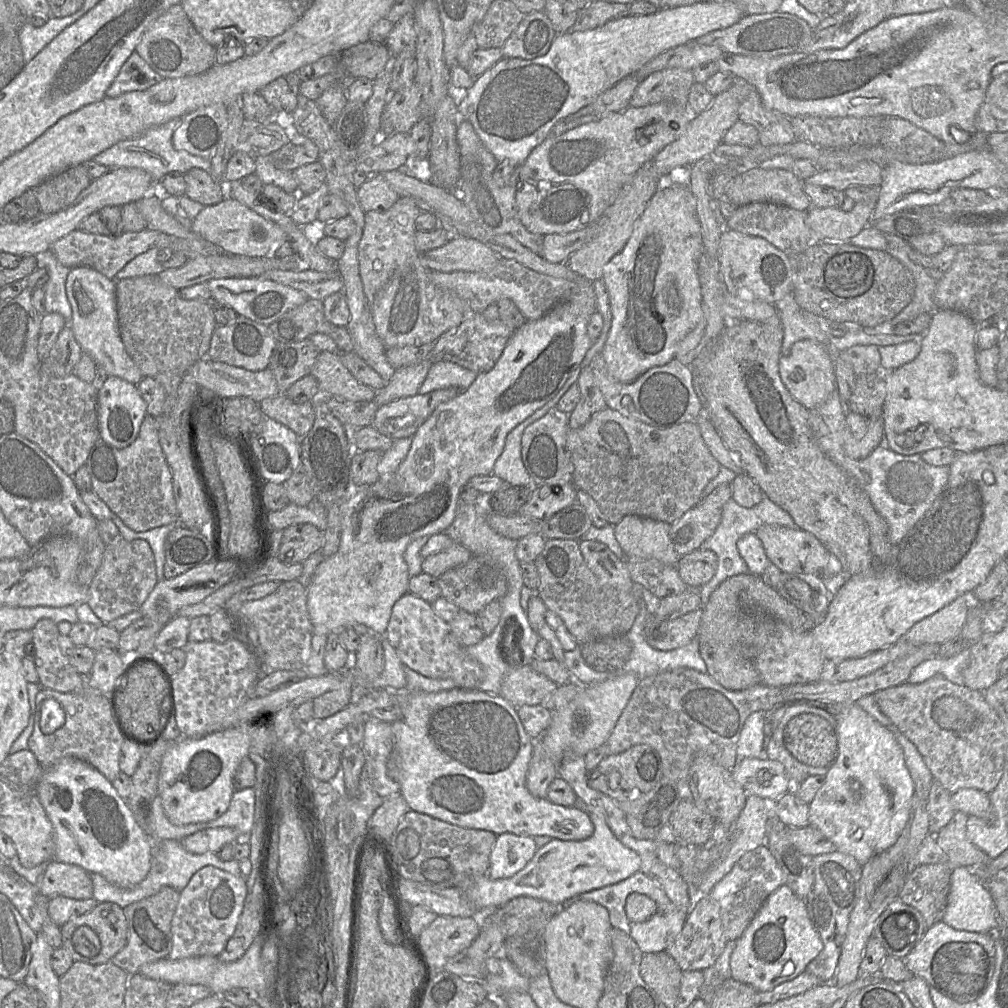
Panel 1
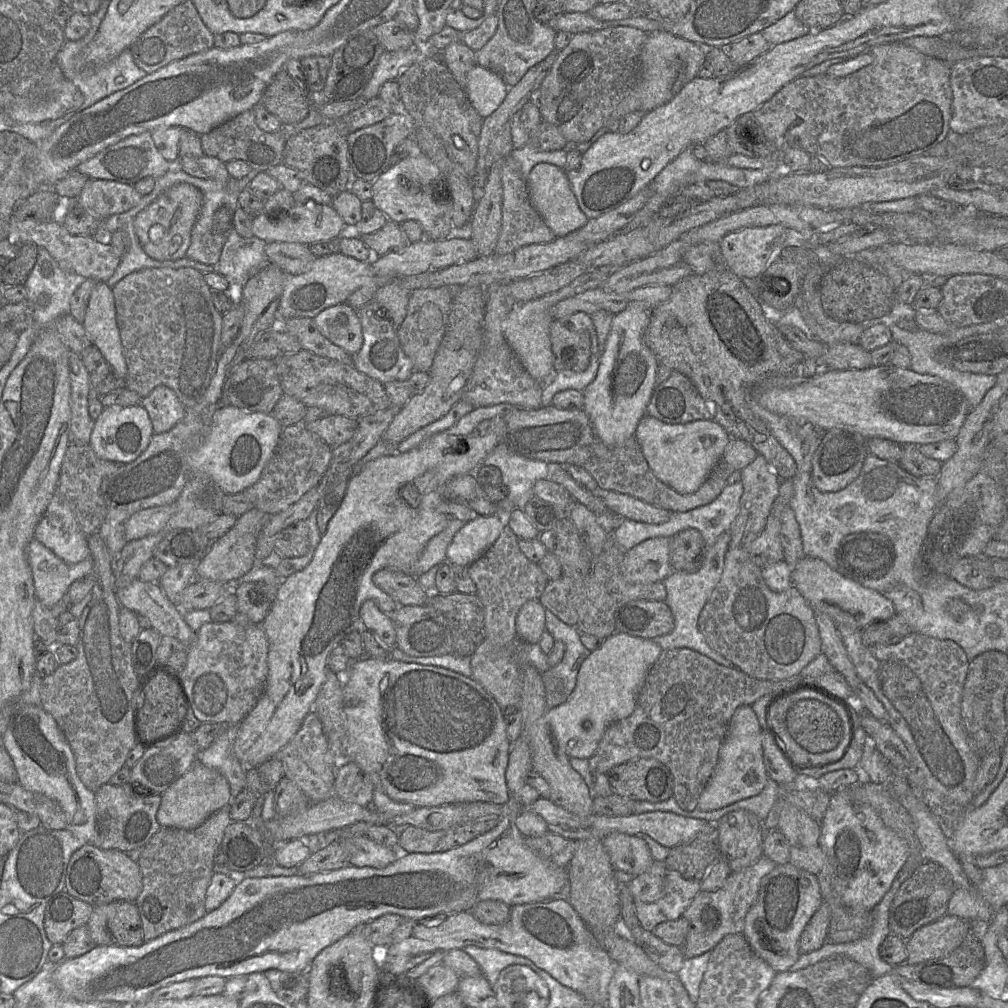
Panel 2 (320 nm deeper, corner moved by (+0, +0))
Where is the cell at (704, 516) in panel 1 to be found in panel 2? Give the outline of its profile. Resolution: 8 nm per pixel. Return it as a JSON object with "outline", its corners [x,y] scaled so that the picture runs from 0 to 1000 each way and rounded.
{"outline":[[[664,534],[640,536],[620,548],[616,561],[619,573],[626,578],[657,577],[668,566],[664,552]]]}

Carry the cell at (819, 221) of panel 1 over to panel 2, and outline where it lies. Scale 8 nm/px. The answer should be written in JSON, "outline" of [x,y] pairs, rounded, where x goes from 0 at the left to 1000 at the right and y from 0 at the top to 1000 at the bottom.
{"outline":[[[776,223],[737,225],[720,232],[713,240],[721,266],[733,276],[753,274],[767,259],[782,237],[782,226]]]}

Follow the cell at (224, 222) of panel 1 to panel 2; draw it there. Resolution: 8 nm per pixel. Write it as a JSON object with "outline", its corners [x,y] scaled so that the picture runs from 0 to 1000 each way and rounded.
{"outline":[[[311,199],[294,201],[283,213],[277,214],[274,218],[262,210],[250,217],[251,234],[264,241],[294,240],[309,243],[314,239],[335,236],[342,224],[341,218],[328,203]]]}

